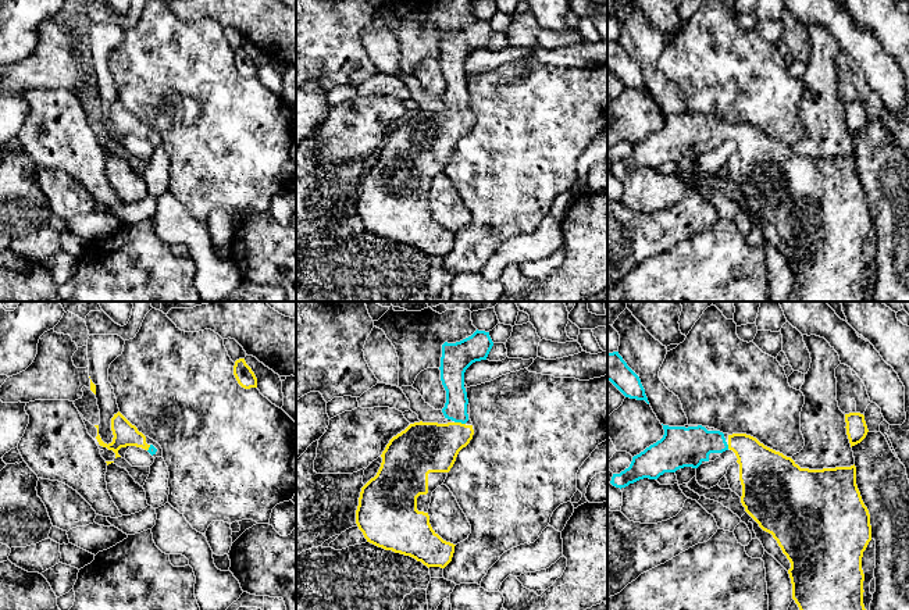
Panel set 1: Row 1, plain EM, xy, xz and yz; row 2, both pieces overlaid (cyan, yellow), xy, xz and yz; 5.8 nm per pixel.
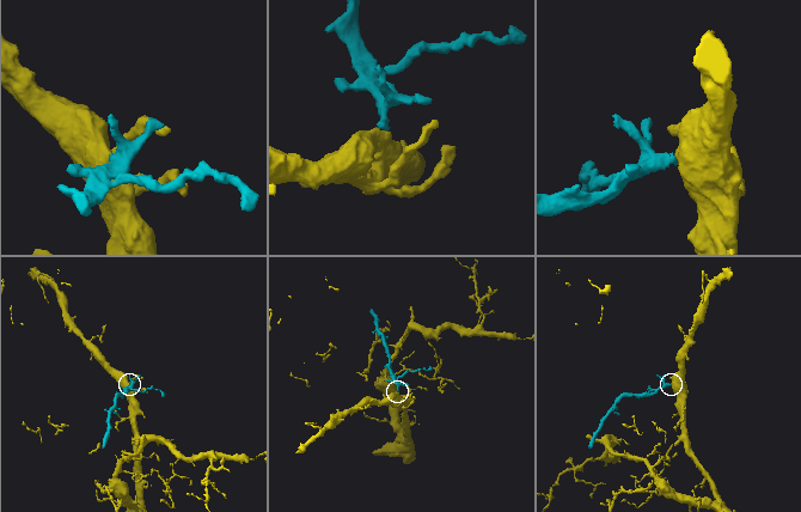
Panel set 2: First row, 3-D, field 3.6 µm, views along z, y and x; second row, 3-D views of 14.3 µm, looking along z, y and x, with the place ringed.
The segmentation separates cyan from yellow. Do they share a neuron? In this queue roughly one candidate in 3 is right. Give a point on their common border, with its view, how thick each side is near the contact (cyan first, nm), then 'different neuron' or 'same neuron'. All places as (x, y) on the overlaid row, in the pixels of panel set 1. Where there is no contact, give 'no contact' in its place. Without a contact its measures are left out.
meets cyan in xz at (460, 421); 130 nm thick on the cyan side, 280 nm on the other; same neuron

